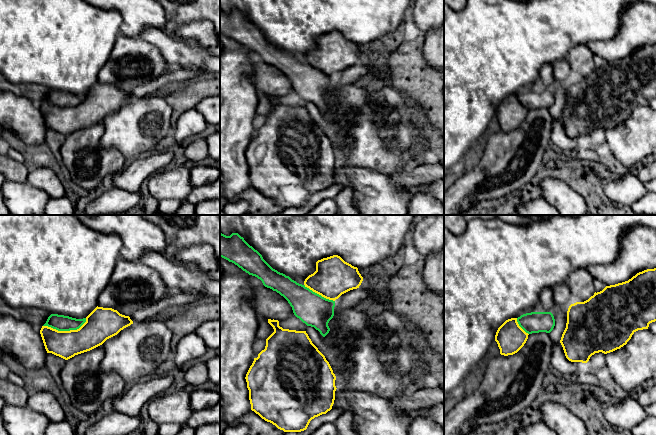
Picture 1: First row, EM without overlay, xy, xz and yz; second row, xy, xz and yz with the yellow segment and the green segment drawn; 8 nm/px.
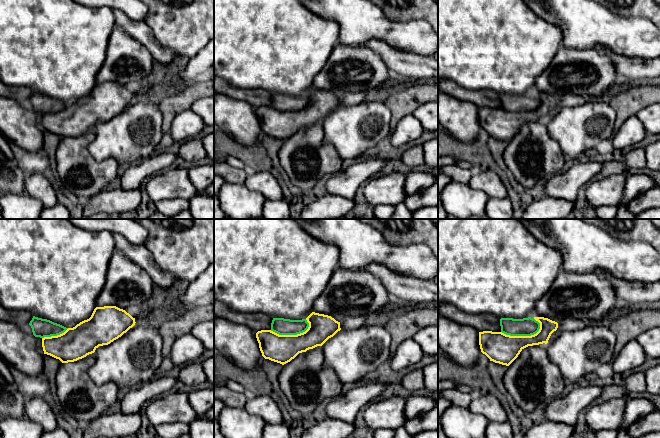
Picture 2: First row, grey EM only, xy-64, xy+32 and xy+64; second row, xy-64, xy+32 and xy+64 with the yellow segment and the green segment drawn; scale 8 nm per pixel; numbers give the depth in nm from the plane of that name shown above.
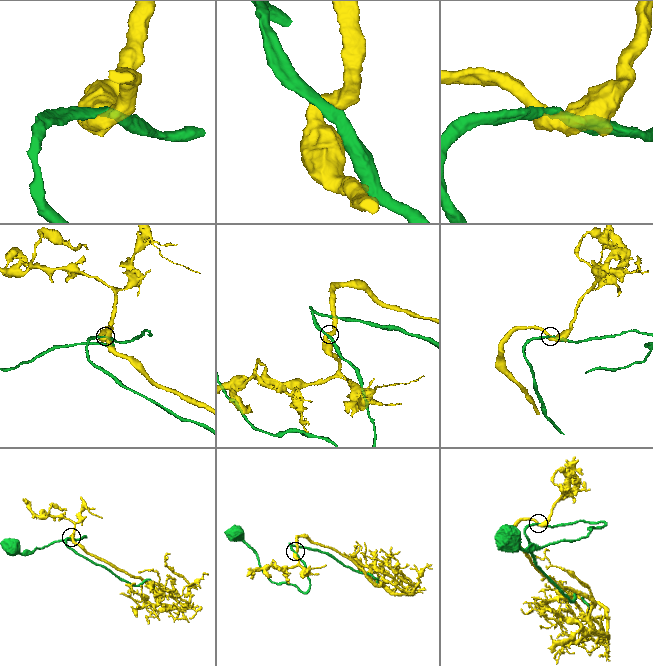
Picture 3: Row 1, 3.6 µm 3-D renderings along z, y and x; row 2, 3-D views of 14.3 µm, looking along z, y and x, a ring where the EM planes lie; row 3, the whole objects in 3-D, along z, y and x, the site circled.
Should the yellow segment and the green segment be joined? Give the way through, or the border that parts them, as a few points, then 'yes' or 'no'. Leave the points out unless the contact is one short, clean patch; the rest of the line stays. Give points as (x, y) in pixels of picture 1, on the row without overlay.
yes

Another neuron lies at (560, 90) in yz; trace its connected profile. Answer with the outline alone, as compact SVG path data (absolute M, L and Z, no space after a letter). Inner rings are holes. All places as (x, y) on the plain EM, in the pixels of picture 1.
M564 82L562 84L554 84L552 86L555 95L555 102L551 107L550 113L552 118L556 118L557 116L560 116L562 113L562 110L566 104L568 84L569 82Z

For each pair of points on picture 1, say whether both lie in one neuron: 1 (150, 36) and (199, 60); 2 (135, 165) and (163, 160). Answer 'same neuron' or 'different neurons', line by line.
1: same neuron
2: same neuron

